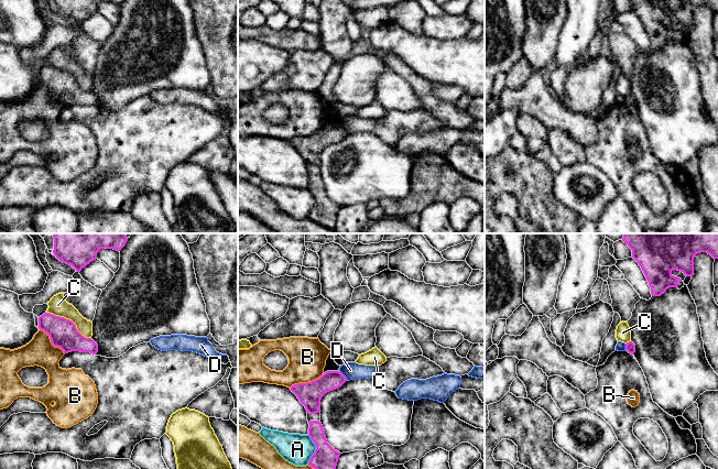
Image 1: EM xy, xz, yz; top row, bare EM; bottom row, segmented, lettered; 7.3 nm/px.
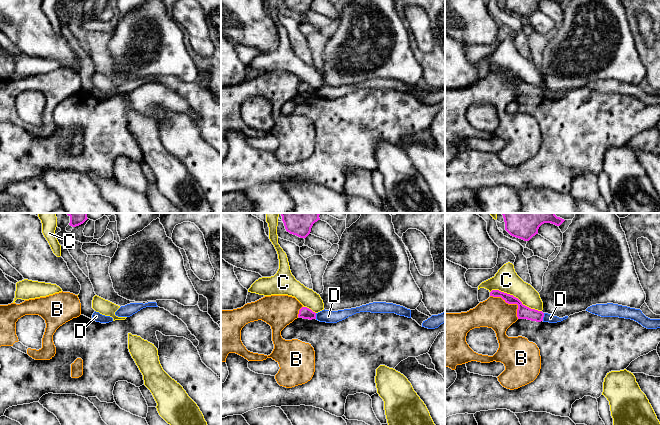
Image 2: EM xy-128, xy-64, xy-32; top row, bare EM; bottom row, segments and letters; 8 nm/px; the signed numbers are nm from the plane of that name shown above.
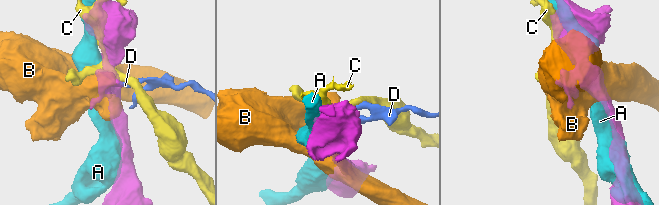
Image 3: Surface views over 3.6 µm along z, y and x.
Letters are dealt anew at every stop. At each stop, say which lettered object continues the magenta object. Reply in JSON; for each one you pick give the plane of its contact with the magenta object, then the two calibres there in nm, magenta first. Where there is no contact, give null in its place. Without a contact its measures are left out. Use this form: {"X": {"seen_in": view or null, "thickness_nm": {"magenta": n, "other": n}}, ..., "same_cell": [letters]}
{"same_cell": []}

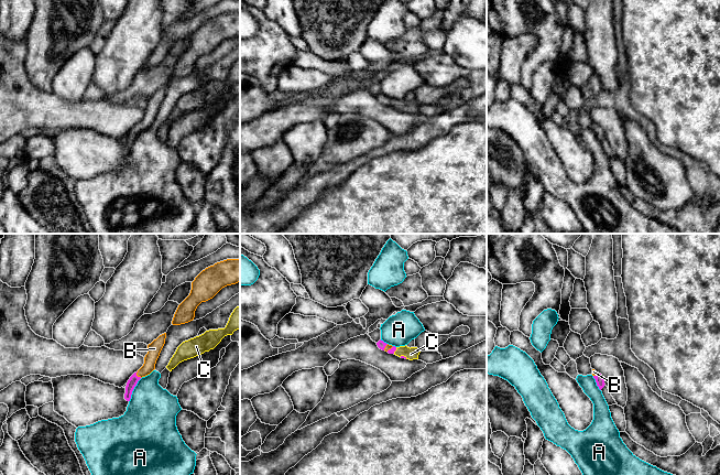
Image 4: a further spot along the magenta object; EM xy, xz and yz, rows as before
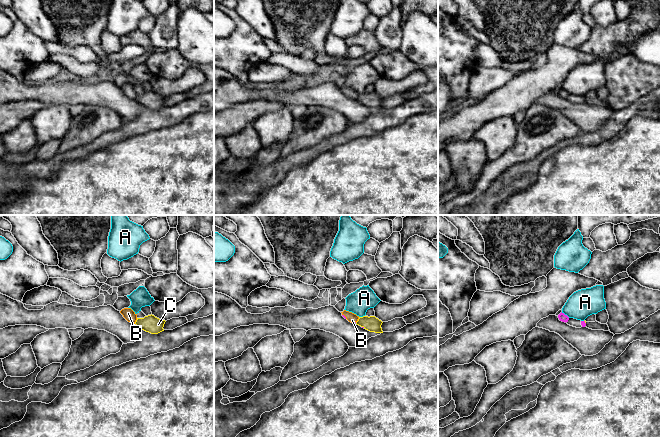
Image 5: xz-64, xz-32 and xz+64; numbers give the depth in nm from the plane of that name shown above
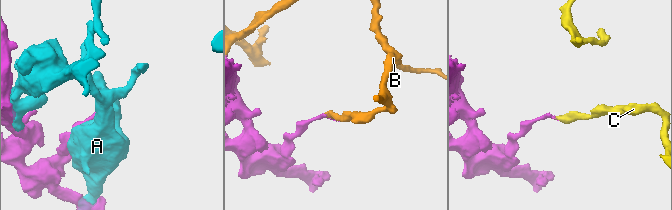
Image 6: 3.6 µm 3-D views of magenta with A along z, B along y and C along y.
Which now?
{"B": {"seen_in": "xy", "thickness_nm": {"magenta": 70, "other": 100}}, "same_cell": ["B"]}

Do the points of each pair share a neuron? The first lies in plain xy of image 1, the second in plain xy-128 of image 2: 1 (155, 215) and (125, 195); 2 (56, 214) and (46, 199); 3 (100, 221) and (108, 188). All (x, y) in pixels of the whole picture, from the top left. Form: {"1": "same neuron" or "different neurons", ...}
{"1": "different neurons", "2": "same neuron", "3": "different neurons"}

